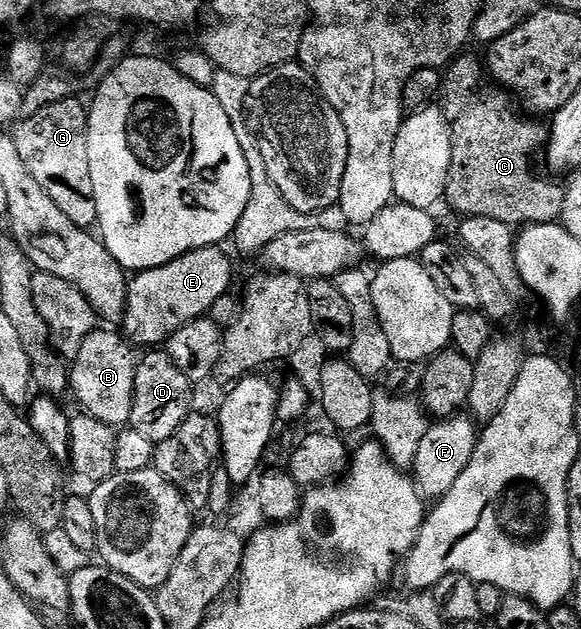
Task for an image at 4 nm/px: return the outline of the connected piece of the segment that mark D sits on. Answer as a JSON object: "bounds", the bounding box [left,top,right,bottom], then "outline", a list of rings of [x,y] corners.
{"bounds":[129,351,192,443],"outline":[[[150,351],[147,353],[150,354],[143,361],[139,360],[134,367],[134,402],[129,428],[144,435],[144,439],[157,443],[171,437],[191,412],[192,386],[188,378],[180,375],[172,367],[165,352]]]}

